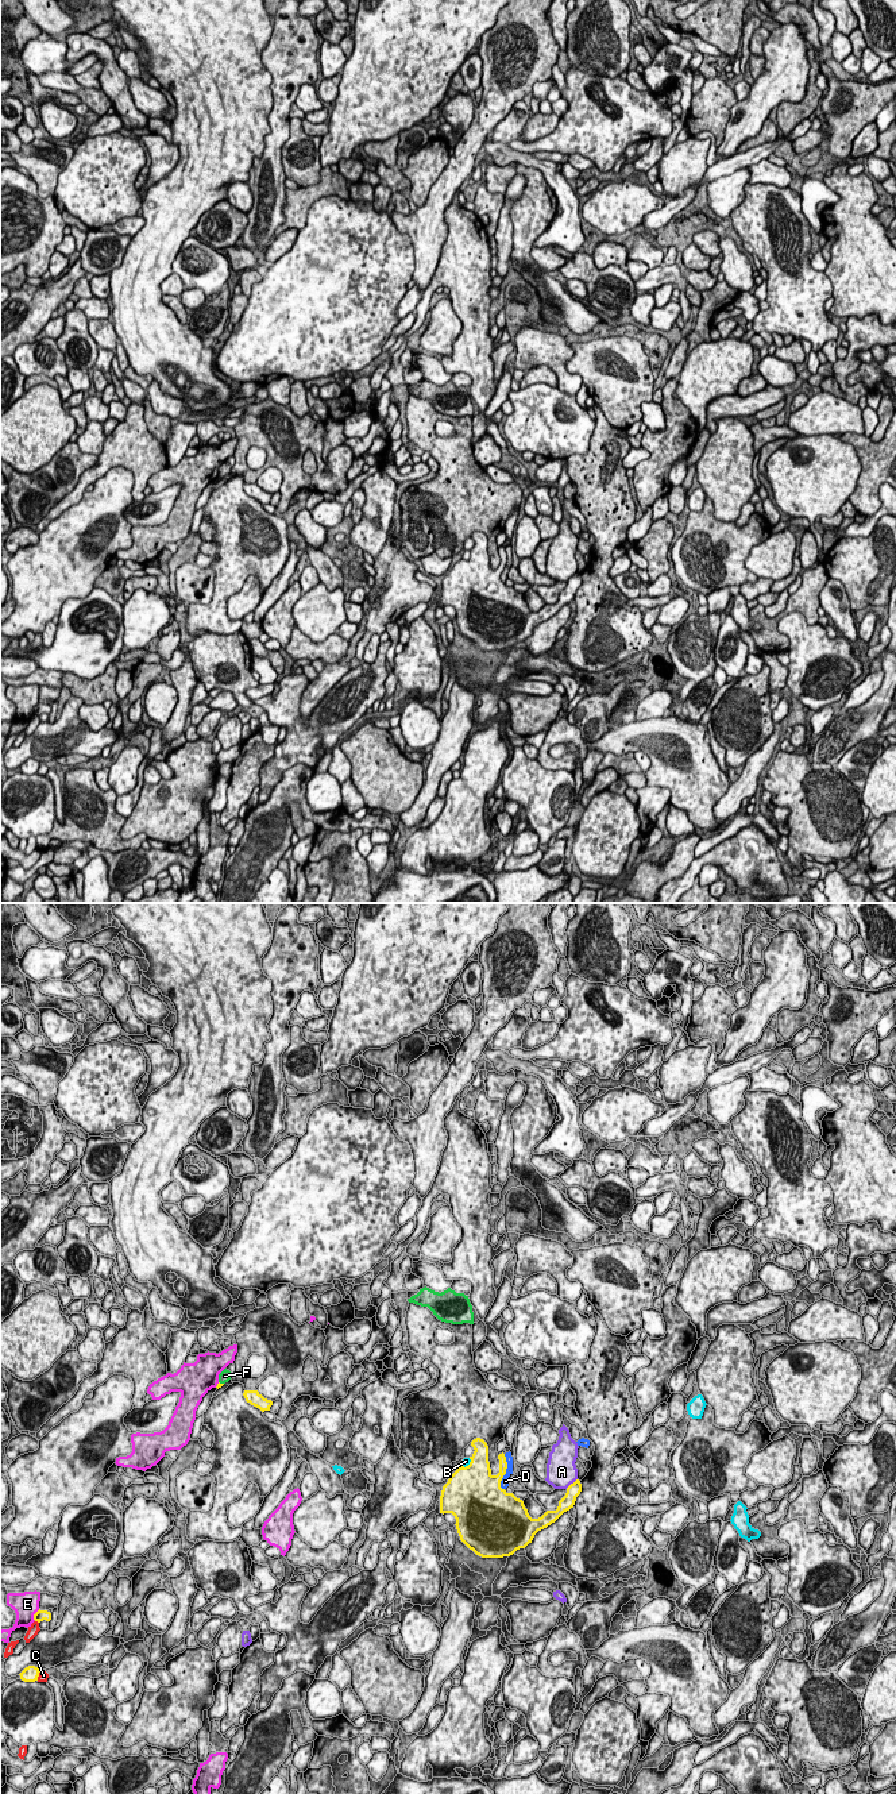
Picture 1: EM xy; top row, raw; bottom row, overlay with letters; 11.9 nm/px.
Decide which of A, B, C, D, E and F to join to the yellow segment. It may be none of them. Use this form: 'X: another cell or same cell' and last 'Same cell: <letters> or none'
A: another cell
B: another cell
C: another cell
D: another cell
E: another cell
F: same cell
Same cell: F

